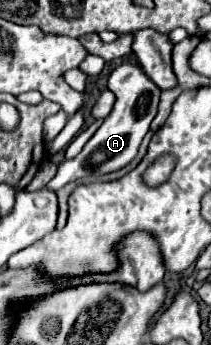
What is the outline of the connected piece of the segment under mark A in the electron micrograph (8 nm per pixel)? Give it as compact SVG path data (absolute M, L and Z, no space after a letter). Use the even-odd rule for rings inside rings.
M135 64L117 66L109 76L107 88L117 96L111 114L103 120L103 124L93 134L93 138L83 146L83 150L73 160L65 160L59 166L57 176L47 184L47 188L59 190L69 182L117 172L137 156L139 144L141 144L143 136L147 134L151 120L157 114L157 104L159 104L159 92L161 90L145 76L143 68L135 66Z

